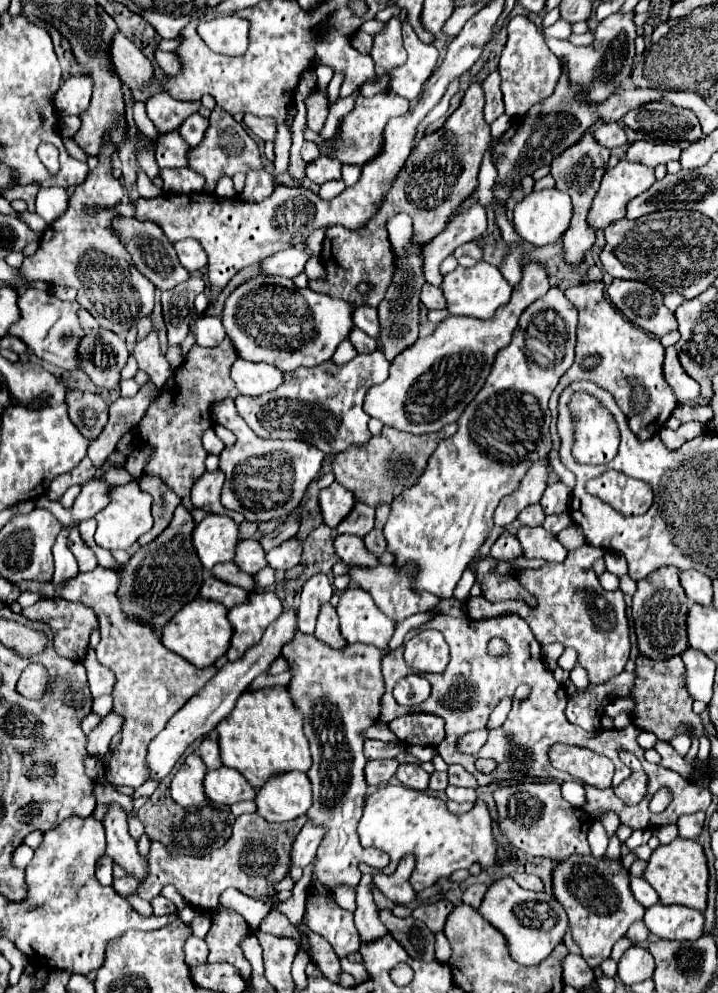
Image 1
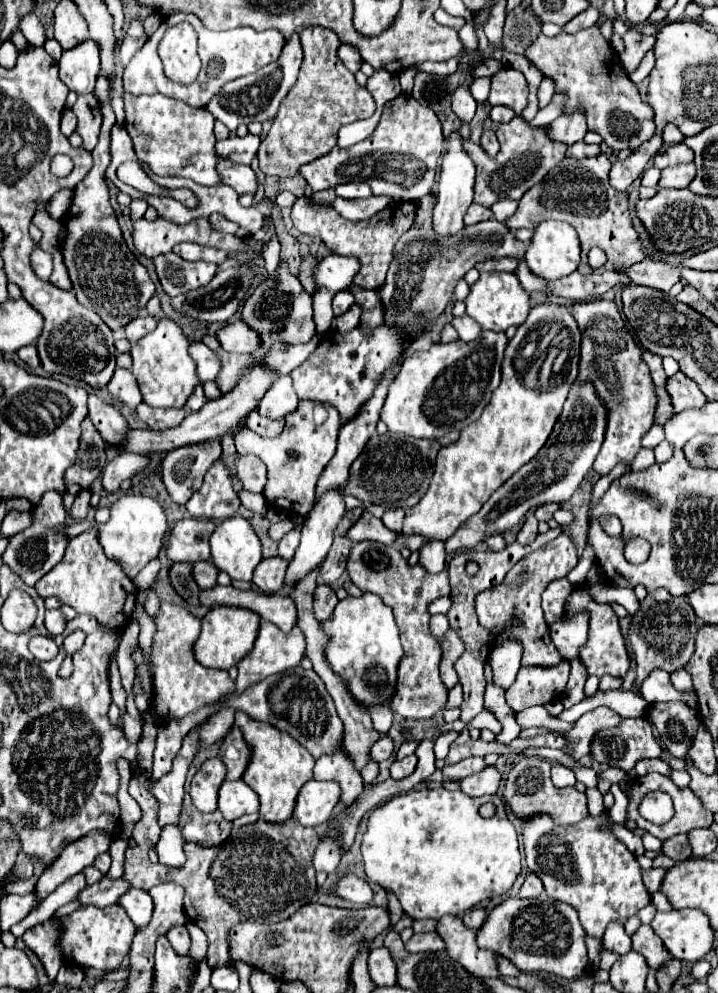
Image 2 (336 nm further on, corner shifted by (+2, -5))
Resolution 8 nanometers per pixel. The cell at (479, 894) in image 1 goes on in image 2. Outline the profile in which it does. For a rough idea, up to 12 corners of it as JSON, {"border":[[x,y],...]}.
{"border":[[474,908],[462,916],[468,928],[478,930],[486,920],[484,908]]}

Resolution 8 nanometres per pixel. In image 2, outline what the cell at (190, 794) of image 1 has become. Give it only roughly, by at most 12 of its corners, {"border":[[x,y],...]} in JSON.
{"border":[[220,758],[202,764],[190,784],[200,812],[218,808],[226,766]]}

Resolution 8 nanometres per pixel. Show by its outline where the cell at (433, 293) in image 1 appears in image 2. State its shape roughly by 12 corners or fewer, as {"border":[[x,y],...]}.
{"border":[[470,316],[454,318],[460,340],[472,342],[482,332]]}

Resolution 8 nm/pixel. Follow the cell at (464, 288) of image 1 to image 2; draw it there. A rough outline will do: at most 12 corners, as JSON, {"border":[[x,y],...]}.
{"border":[[484,272],[464,300],[484,330],[522,326],[530,296],[508,272]]}

